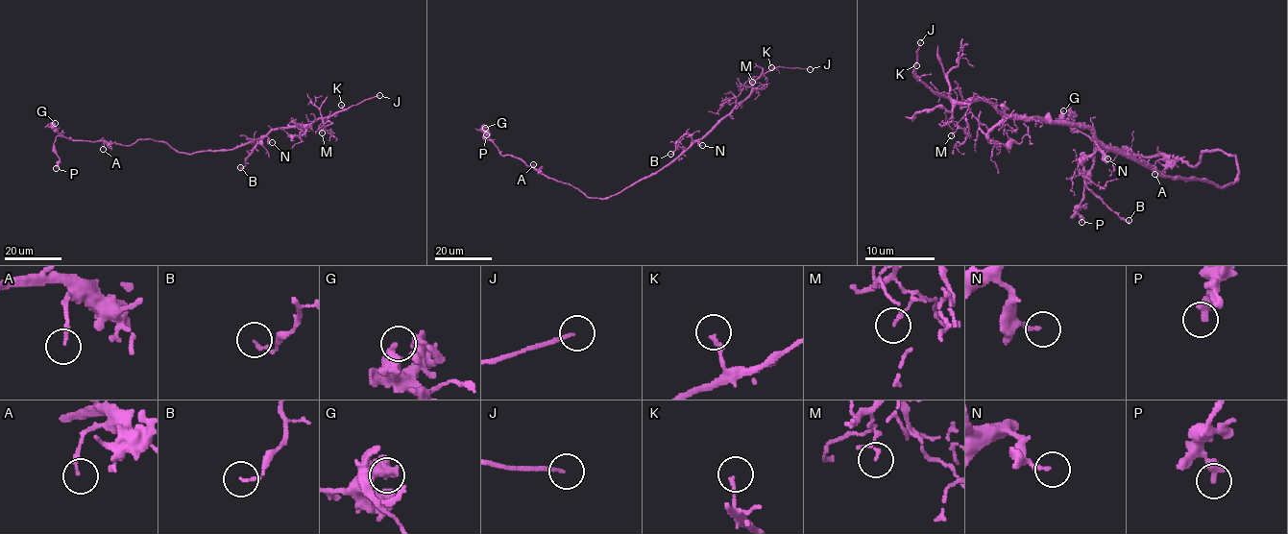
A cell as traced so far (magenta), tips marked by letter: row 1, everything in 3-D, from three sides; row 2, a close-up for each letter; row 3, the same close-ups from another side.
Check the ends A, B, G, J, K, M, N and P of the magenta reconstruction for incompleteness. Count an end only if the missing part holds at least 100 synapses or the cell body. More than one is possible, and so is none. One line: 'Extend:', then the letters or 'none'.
Extend: J

